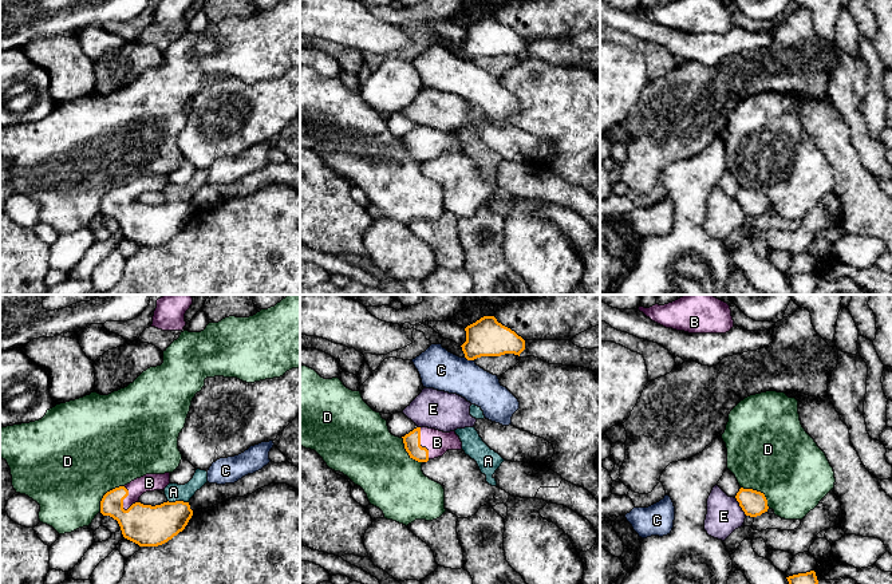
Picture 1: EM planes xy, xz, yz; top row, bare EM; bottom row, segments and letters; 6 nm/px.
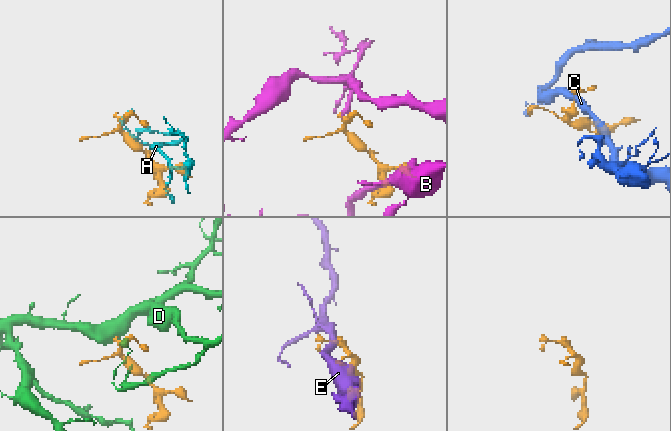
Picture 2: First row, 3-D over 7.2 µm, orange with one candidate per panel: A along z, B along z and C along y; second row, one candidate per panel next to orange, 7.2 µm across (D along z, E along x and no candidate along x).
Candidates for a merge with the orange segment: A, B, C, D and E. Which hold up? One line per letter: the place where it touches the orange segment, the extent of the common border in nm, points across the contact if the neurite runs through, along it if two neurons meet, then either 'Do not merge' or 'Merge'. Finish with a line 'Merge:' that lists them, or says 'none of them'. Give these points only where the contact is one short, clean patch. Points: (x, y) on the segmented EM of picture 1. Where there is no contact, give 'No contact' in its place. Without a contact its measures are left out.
A: Touches orange at xy (178, 501). Shared border 130 nm. Do not merge
B: Touches orange at xy (125, 497). Shared border 150 nm. Path across: xy (146, 525), (123, 508), (125, 497), (138, 486), (149, 482). Merge
C: Touches orange at xz (469, 359). Shared border 60 nm. Boundary: xz (465, 356), (473, 360). Do not merge
D: Touches orange at xy (105, 494). Shared border 220 nm. Boundary: xy (123, 485), (110, 489), (103, 496), (99, 512). Do not merge
E: Touches orange at yz (739, 505). Shared border 130 nm. Boundary: yz (735, 497), (746, 515). Do not merge
Merge: B

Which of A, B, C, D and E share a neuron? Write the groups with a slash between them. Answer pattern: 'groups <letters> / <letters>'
groups A / B / C / D / E

